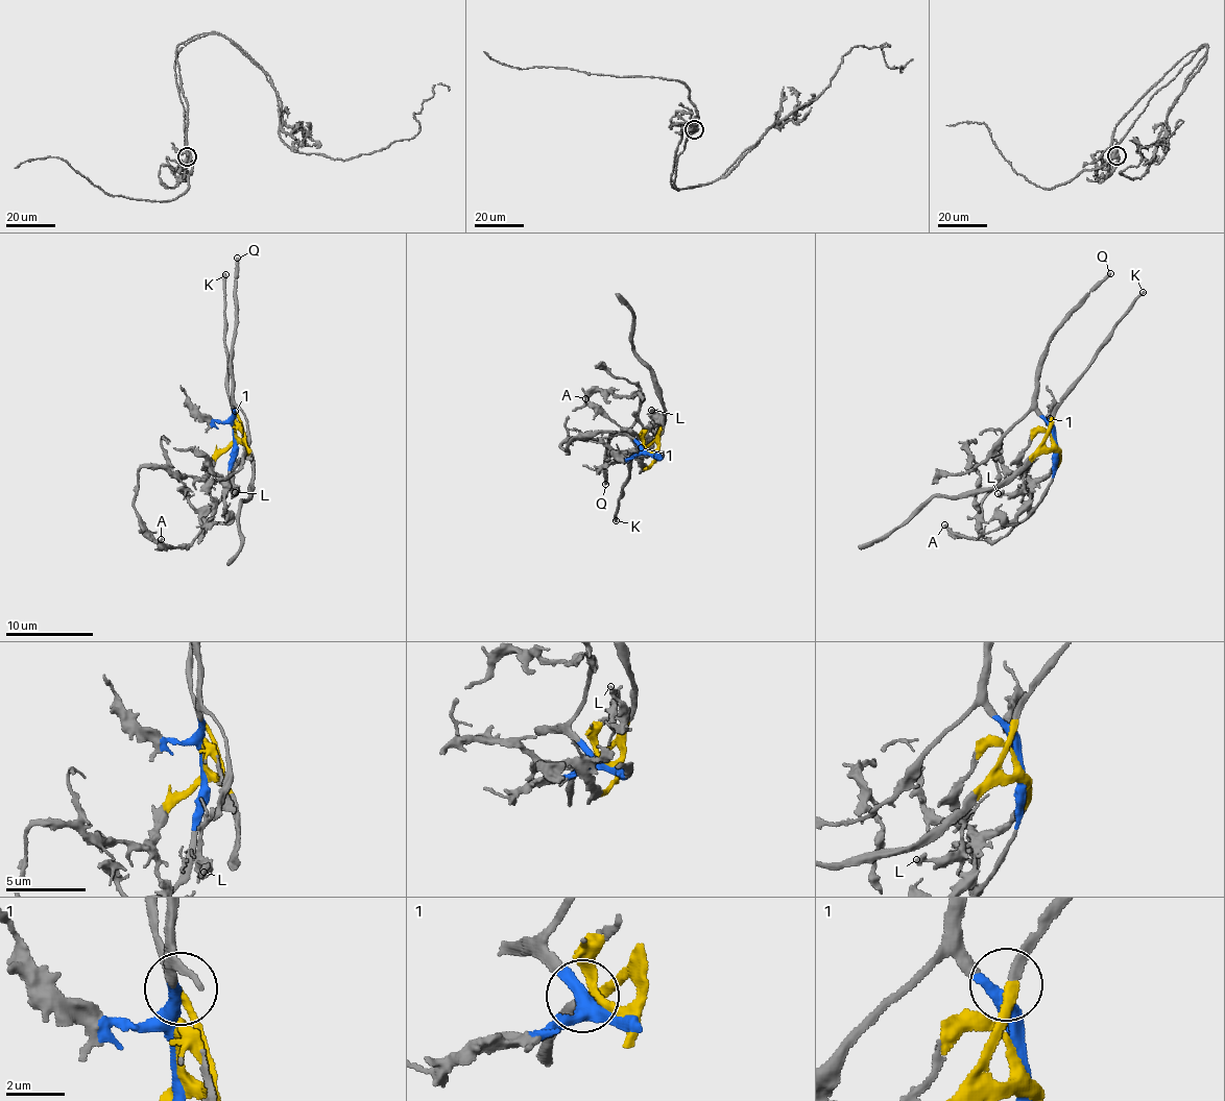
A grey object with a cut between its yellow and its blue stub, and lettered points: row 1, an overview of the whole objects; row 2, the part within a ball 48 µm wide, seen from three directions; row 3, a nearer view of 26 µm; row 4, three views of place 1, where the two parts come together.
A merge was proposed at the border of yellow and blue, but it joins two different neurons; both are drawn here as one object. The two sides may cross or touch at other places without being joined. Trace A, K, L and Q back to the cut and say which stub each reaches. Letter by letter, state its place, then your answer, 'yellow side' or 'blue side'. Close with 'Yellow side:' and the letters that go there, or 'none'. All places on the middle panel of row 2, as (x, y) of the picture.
A: at (585, 398); blue side
K: at (616, 520); yellow side
L: at (651, 410); yellow side
Q: at (605, 484); blue side
Yellow side: K, L

